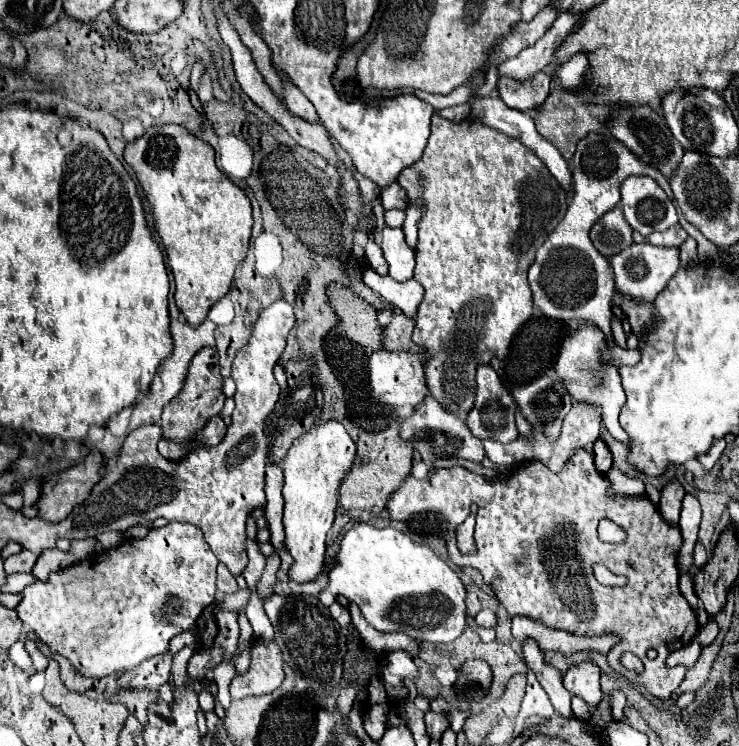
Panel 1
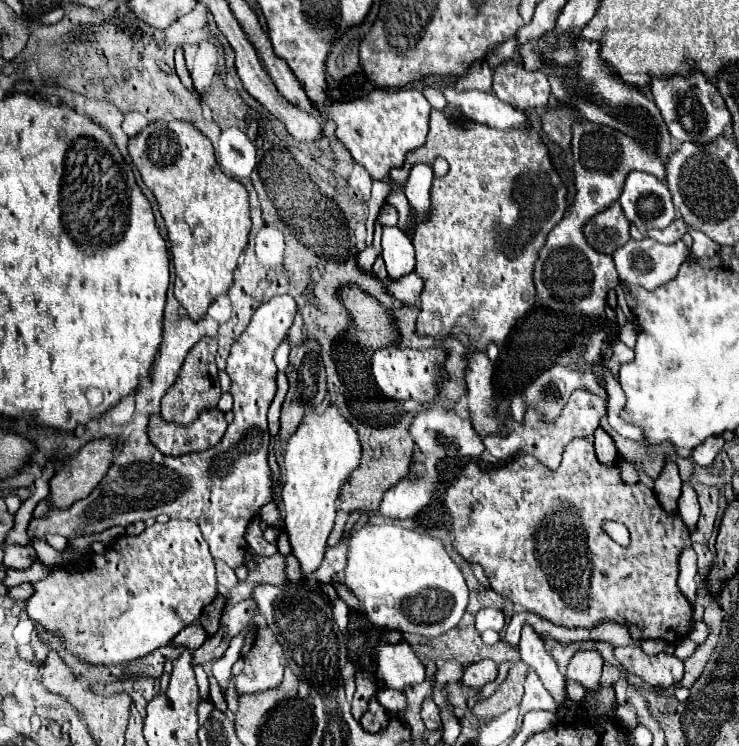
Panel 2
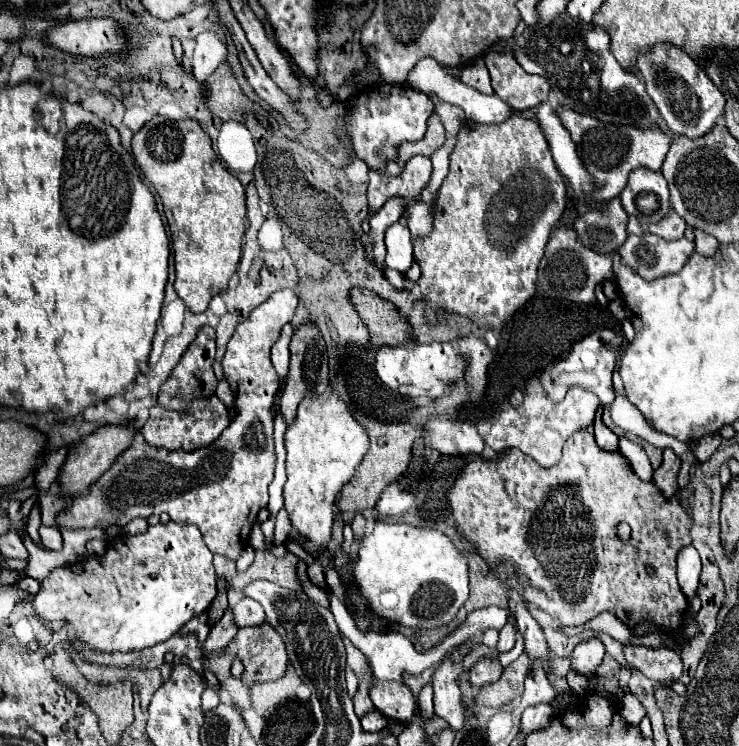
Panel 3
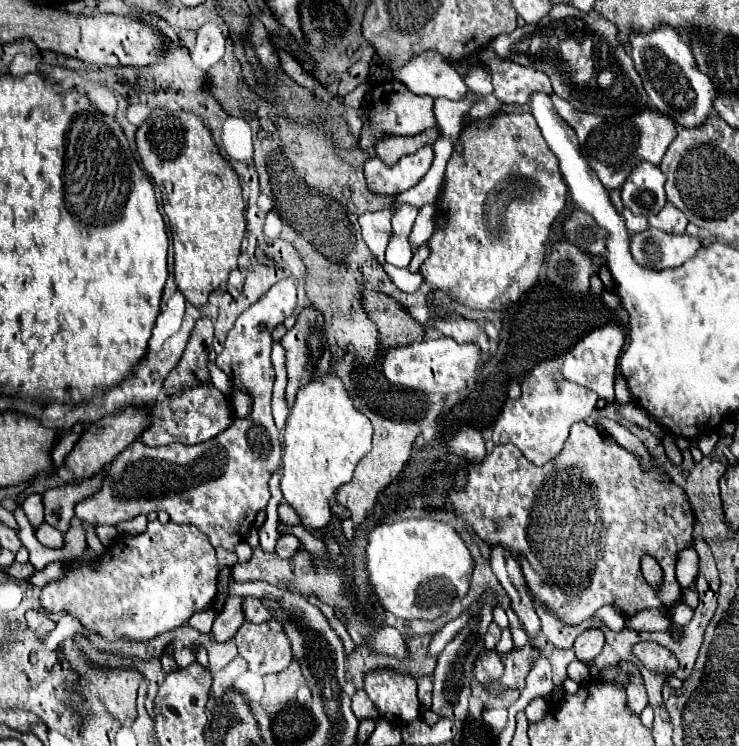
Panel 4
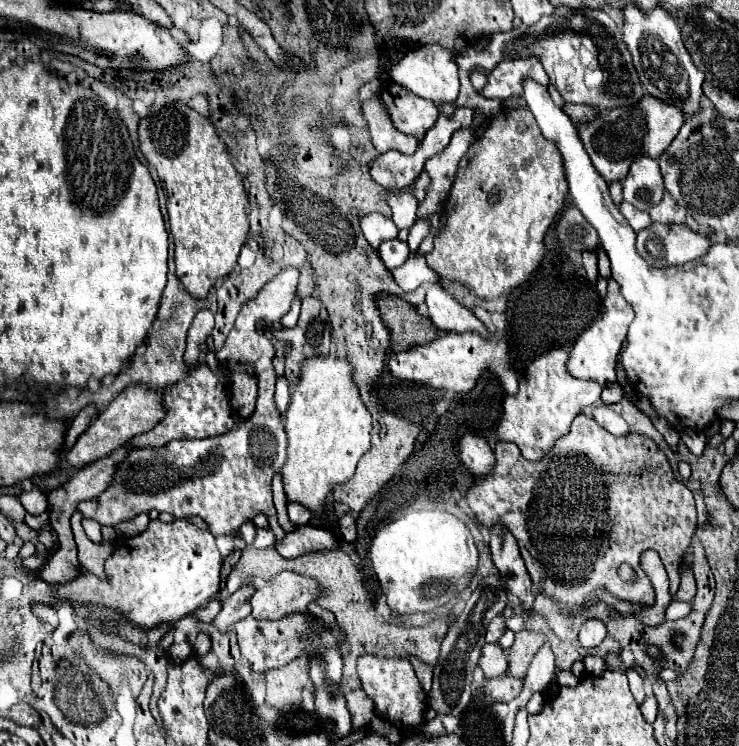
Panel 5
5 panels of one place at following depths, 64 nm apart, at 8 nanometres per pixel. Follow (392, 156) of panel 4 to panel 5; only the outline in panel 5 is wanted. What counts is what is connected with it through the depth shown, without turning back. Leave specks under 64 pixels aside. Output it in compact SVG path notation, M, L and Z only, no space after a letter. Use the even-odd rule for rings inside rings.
M370 98L362 104L364 118L368 122L372 142L378 148L378 152L388 152L388 150L398 150L404 154L414 154L414 148L418 140L414 136L406 136L396 126L392 124L388 110L384 108L380 98Z

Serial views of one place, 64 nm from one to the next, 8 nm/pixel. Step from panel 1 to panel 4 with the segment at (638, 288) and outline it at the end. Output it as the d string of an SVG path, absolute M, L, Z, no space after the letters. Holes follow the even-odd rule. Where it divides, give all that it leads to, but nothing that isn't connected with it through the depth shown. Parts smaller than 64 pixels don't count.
M648 228L632 238L632 256L638 264L664 270L684 264L702 248L700 238L690 234L666 234L656 228Z

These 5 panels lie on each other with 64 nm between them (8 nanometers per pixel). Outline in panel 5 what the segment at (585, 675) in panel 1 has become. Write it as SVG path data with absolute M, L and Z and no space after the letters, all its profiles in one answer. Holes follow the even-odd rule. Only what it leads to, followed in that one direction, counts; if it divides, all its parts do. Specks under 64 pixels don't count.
M588 618L582 626L580 626L580 636L578 636L578 640L580 640L580 644L582 644L582 648L594 648L594 646L598 646L602 640L604 640L604 636L606 636L606 626L604 626L604 622L600 620L600 618Z

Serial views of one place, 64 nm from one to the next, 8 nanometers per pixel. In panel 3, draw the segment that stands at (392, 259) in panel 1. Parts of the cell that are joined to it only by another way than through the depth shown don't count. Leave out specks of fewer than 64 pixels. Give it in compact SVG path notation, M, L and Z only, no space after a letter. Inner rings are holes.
M404 216L394 222L386 232L386 266L398 272L406 272L414 262L412 236Z

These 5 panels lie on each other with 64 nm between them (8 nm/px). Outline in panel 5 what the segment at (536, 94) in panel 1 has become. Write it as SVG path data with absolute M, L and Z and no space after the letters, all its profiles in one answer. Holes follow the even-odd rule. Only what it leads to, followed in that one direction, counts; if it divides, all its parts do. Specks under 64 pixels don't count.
M538 56L520 58L520 60L504 60L504 64L498 64L490 74L488 82L482 88L482 96L486 98L510 98L520 96L520 80L524 76L532 76L534 80L540 80L540 84L548 86L548 74L542 68L542 62Z

